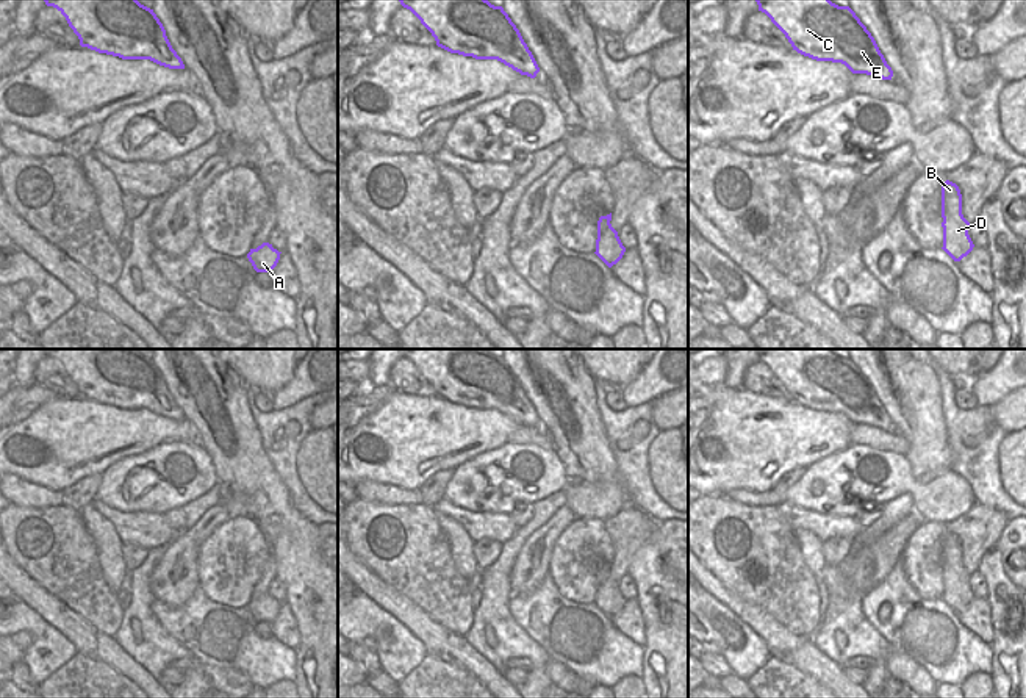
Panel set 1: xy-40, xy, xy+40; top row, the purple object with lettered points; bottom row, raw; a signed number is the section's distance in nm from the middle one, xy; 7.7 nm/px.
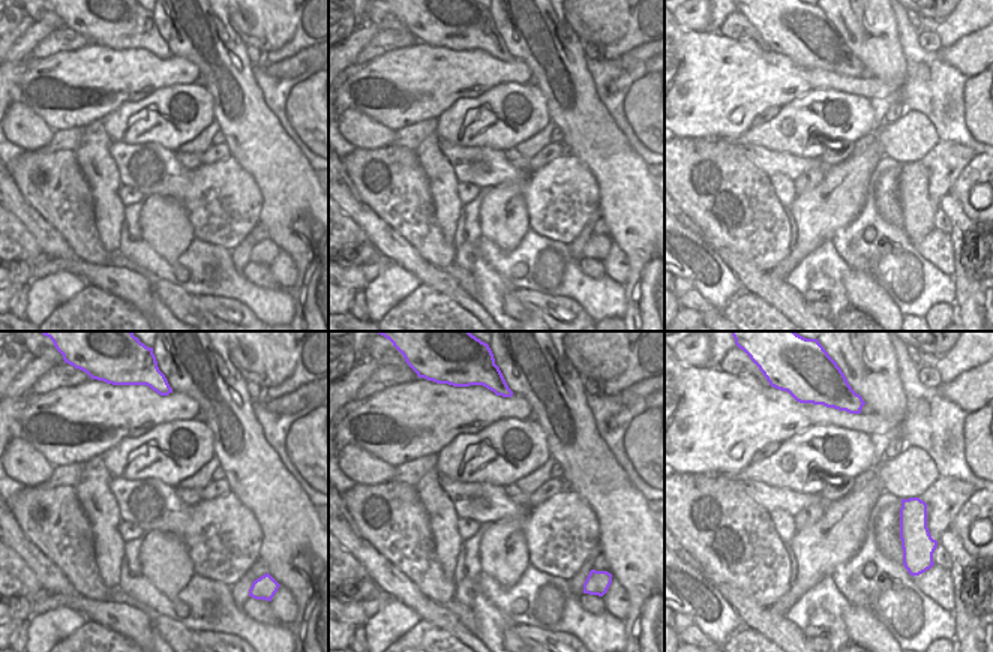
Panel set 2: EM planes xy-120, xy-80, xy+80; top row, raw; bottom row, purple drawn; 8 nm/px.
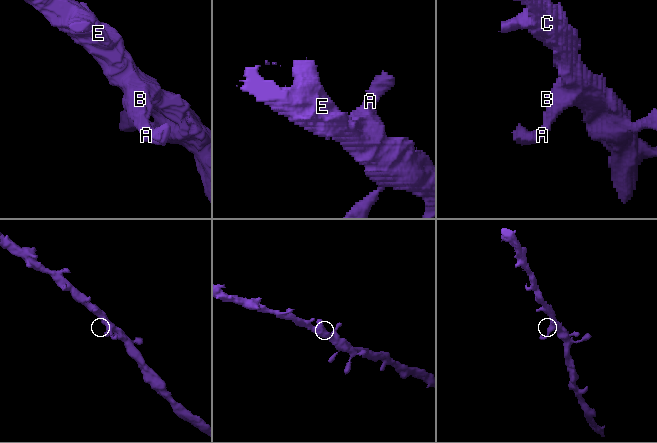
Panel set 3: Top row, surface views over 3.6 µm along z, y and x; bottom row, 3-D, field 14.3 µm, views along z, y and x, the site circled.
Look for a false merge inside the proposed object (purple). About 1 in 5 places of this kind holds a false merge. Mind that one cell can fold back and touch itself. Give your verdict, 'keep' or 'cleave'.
keep

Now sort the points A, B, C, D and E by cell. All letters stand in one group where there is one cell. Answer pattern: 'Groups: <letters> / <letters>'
Groups: A B C D E.

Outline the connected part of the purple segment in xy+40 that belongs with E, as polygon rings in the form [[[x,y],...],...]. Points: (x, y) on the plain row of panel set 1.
[[[754,349],[793,401],[816,412],[845,415],[852,424],[891,430],[874,388],[849,357],[829,349]]]

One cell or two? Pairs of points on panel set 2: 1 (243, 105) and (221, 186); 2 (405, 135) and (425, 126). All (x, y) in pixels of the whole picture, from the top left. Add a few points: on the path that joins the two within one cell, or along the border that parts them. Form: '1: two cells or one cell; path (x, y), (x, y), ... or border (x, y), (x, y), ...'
1: two cells; border (230, 155), (255, 179)
2: one cell; path (410, 135), (420, 131)

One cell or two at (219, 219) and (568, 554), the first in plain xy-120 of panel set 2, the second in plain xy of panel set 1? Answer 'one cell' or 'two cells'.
one cell

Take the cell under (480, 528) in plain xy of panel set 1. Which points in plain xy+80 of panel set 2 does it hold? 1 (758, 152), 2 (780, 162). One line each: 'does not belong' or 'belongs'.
1: belongs
2: belongs

